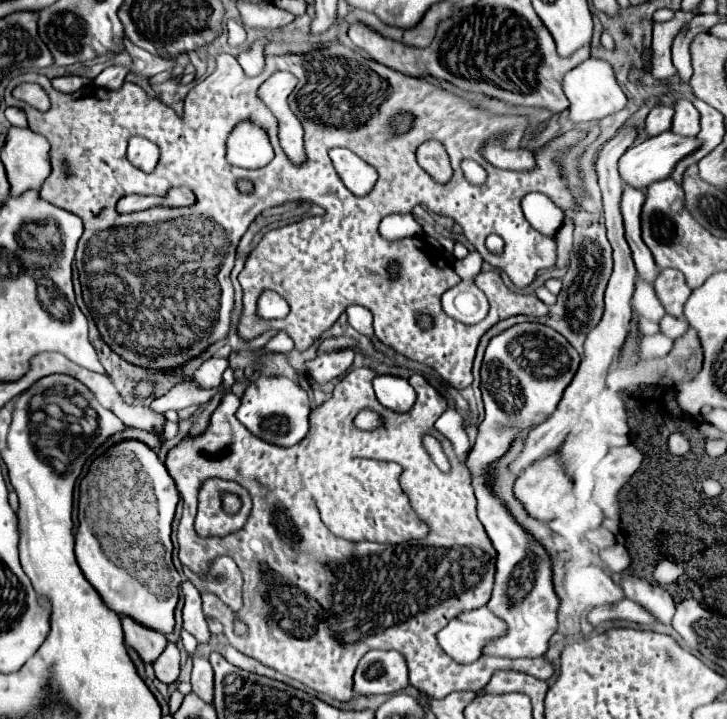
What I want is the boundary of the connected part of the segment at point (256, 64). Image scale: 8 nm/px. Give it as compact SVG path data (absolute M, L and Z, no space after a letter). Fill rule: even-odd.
M257 40L253 42L253 46L245 52L241 52L236 58L241 65L241 68L245 70L245 74L249 76L257 76L263 72L265 68L265 46L267 46L267 40Z

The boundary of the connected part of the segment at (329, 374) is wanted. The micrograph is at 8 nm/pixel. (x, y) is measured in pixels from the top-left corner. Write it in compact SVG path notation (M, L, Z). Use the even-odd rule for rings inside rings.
M351 348L337 350L331 354L321 354L307 364L309 376L313 376L319 384L325 384L327 380L337 378L339 374L345 374L353 364L353 358L355 358L355 352Z

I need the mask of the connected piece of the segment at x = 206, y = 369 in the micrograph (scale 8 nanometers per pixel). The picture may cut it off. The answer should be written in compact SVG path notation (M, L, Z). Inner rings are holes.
M209 358L194 372L194 378L201 388L217 388L223 384L225 358Z

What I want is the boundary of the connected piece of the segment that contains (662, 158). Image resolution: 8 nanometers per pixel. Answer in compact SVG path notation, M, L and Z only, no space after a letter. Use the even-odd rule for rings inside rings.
M663 132L655 138L649 138L645 140L643 144L635 144L633 148L629 148L623 156L621 156L621 162L619 162L619 172L621 172L621 178L625 184L629 186L637 186L641 190L645 190L645 186L649 186L649 182L657 182L661 178L669 178L671 172L675 170L675 166L691 156L695 150L701 148L701 140L699 138L687 138L687 136L679 136L679 134L671 134L669 132Z

